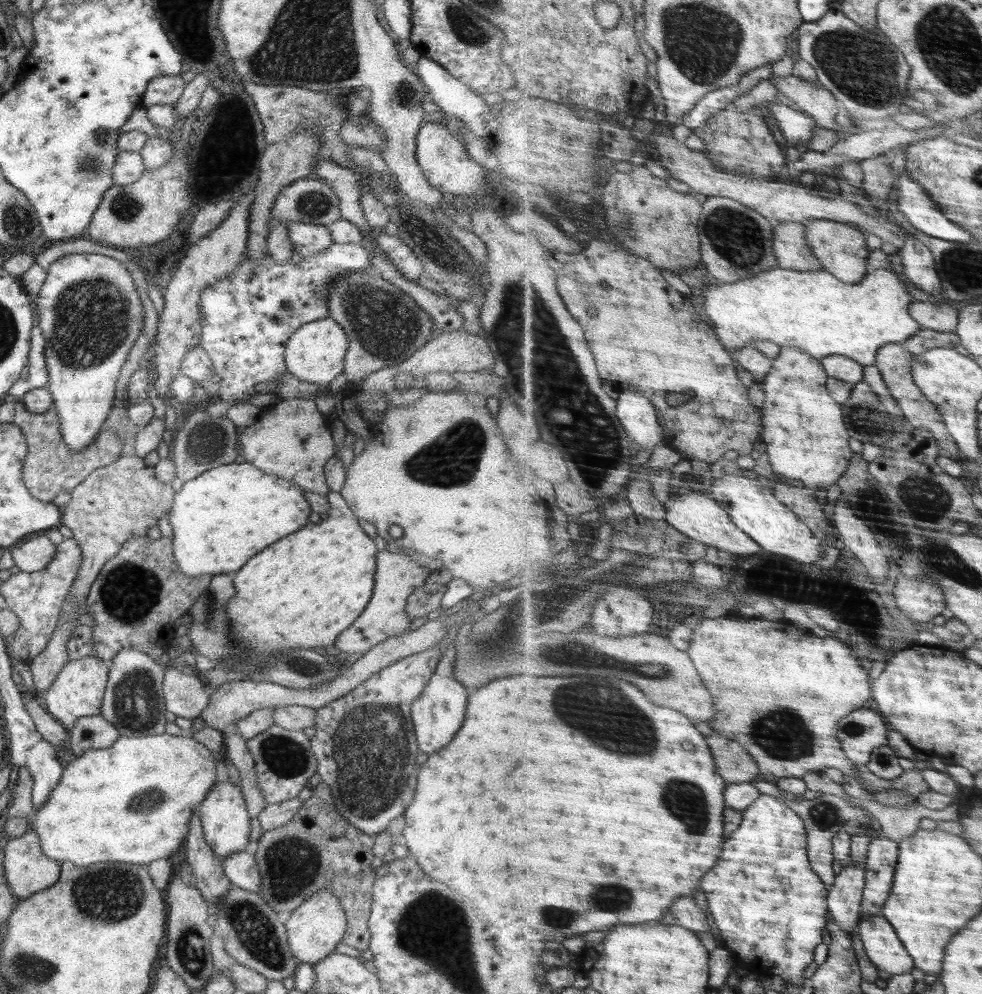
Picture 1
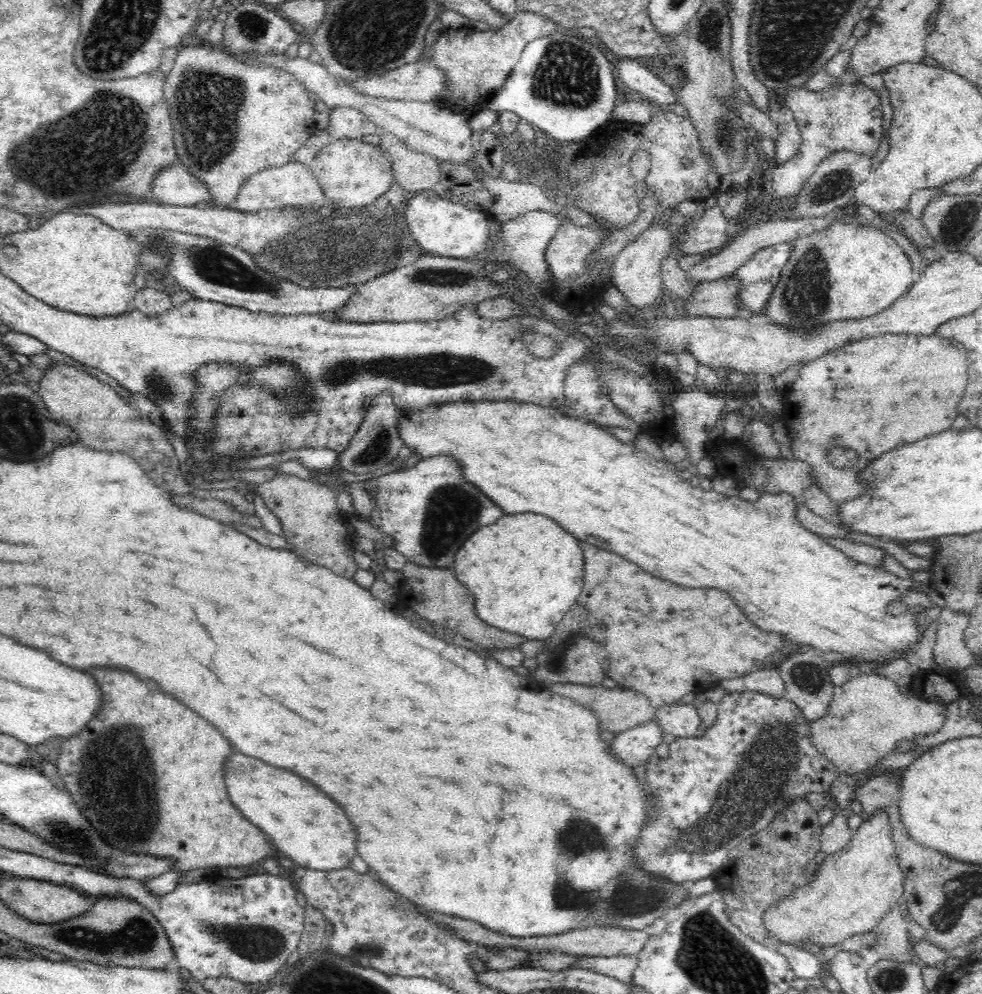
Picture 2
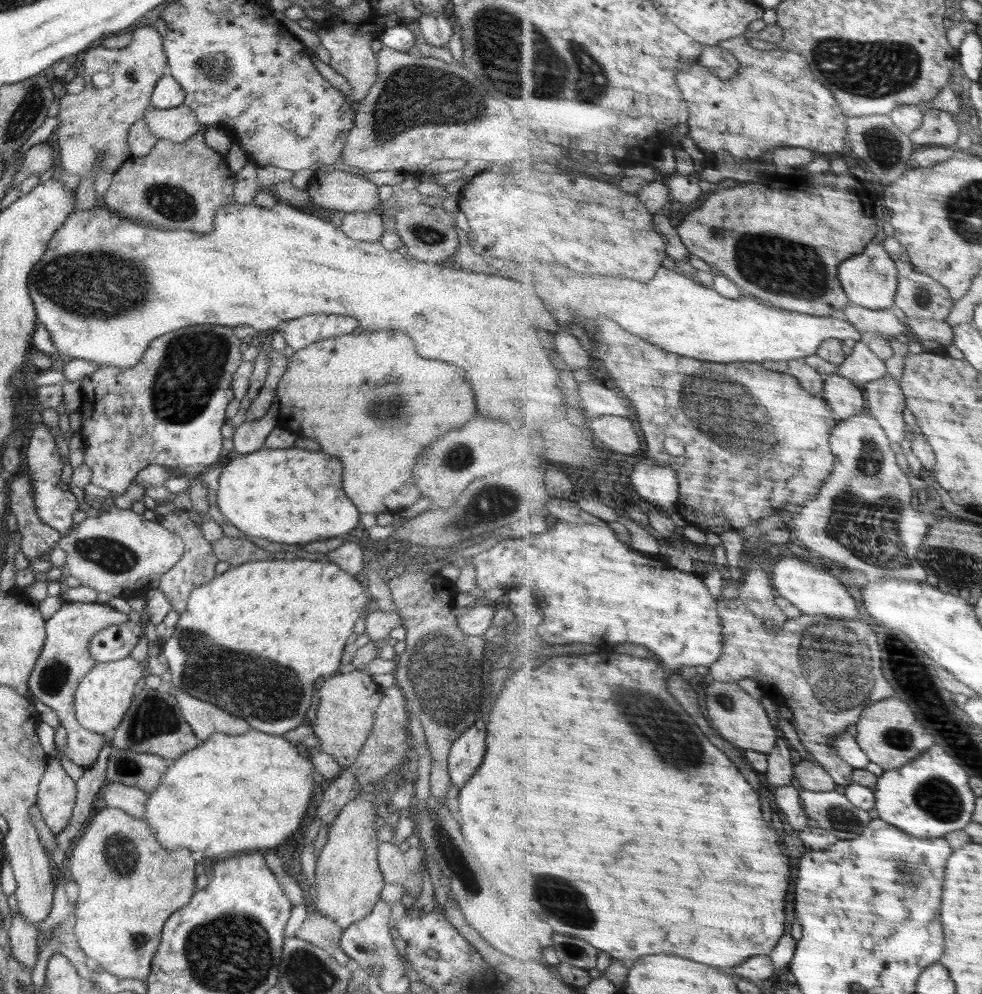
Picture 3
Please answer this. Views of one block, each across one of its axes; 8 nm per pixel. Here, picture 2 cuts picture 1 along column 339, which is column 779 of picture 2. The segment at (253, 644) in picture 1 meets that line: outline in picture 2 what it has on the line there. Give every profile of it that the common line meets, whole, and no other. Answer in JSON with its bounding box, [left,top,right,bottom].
[398,401,927,668]

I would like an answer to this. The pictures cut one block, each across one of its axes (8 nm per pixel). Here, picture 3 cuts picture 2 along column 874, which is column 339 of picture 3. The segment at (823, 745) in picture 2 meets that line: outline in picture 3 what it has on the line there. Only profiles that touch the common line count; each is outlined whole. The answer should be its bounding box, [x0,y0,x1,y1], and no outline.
[311,669,383,770]

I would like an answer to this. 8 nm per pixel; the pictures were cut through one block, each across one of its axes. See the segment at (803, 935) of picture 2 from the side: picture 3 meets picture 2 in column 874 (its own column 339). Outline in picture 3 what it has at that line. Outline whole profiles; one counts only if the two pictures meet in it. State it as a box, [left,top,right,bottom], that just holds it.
[314,783,385,930]

